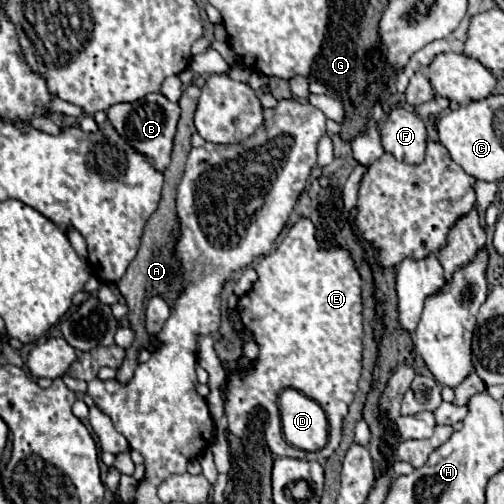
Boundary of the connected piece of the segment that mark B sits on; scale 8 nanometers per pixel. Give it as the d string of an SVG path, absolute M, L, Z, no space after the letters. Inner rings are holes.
M150 93L146 97L142 97L136 103L118 103L112 105L106 111L110 123L114 125L114 129L140 153L148 155L156 169L164 171L170 163L170 153L172 153L172 139L176 133L176 123L180 119L180 107L178 103L168 101L162 93Z

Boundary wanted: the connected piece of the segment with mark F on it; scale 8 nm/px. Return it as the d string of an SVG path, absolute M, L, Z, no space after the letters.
M396 107L380 125L382 147L404 163L422 163L426 151L426 125L410 109Z

